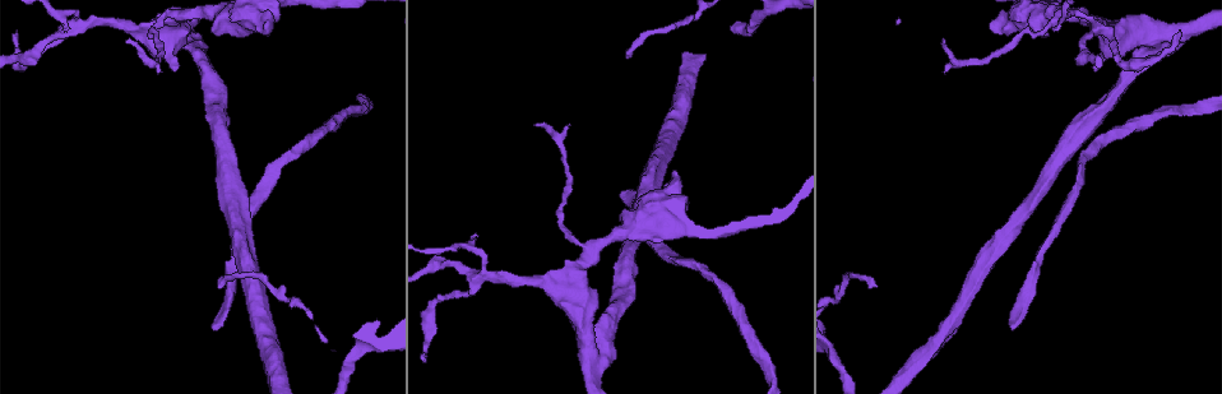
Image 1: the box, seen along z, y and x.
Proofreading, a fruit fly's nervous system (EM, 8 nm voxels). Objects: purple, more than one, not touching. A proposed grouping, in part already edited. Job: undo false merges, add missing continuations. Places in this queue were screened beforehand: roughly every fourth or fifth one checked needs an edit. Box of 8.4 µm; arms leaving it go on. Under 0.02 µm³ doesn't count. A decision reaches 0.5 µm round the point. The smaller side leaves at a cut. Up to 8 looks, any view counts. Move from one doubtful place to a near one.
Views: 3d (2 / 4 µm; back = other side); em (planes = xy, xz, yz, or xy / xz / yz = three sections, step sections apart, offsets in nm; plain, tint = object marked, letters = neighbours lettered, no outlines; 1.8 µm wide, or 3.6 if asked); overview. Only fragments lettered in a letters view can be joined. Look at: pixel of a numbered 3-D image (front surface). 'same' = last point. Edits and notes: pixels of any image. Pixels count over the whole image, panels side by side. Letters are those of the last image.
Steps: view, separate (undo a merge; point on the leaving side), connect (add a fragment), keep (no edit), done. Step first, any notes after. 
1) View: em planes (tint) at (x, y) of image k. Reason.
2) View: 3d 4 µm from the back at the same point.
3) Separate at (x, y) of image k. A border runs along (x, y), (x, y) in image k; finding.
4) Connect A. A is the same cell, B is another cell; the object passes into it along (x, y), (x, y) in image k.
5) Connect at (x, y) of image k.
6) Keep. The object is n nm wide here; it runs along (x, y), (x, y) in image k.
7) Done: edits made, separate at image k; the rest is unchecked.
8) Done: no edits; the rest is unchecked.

View: 3d 2 µm at (69, 30) of image 1. Looks like a crossing.

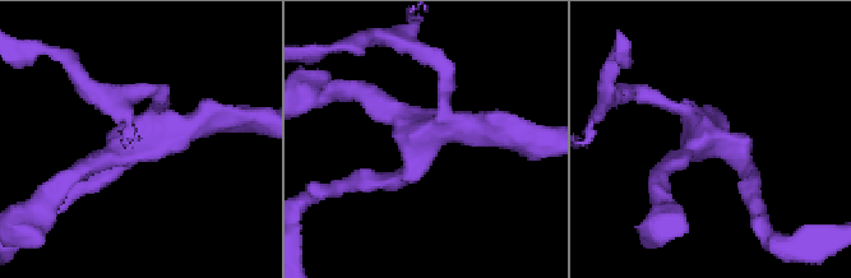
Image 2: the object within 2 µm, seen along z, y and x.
View: em planes (letters) at (426, 144) of image 2. 4 arms meet here; need the tissue.

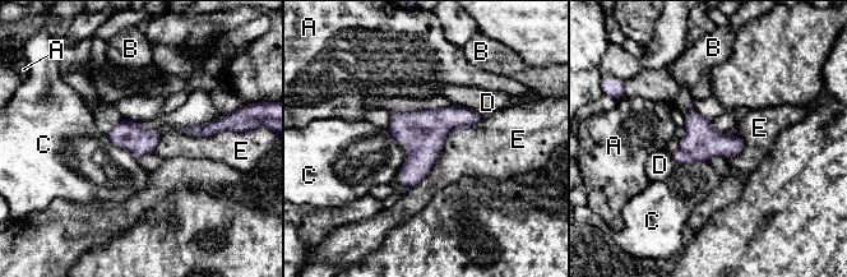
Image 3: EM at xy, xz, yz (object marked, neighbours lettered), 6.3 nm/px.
Keep. The object is 190 nm wide here; A, B, C, D and E are other cells; a border runs along (484, 116), (457, 127), (408, 189) in image 3; one cell here.

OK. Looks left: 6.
View: em planes (letters) at (1169, 36) of image 1.

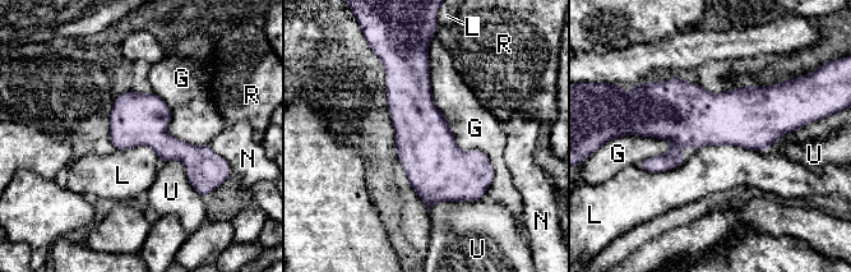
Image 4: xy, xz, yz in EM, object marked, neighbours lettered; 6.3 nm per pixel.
Keep. The object is 340 nm wide here; G, L, N, R and U are other cells; a border runs along (695, 150), (734, 144), (759, 152) in image 4; continuous, no second cell.

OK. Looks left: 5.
View: em xz step 16 (tint) at (1011, 326) of image 1. End of a long branch.

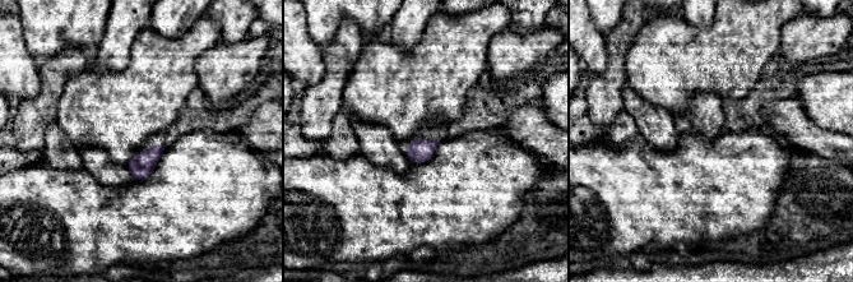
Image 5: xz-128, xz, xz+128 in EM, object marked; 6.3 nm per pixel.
View: em planes (letters) at the same point. Cut it another way.

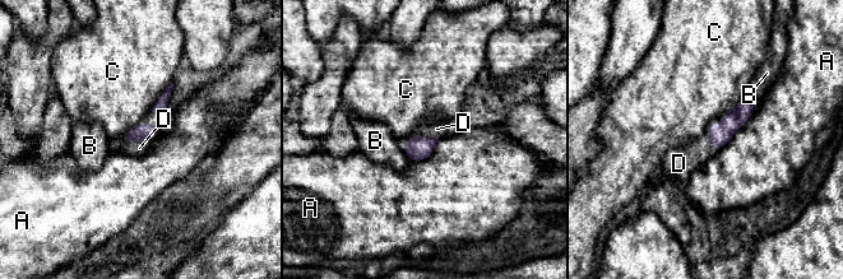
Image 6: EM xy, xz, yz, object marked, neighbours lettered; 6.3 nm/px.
Connect D. D is the same cell, A, B and C are other cells; the object passes into it along (139, 131), (139, 139), (139, 148) in image 6; it goes on there.

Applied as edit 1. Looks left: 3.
Done: edits made, connect at image 6; the rest is unchecked.

